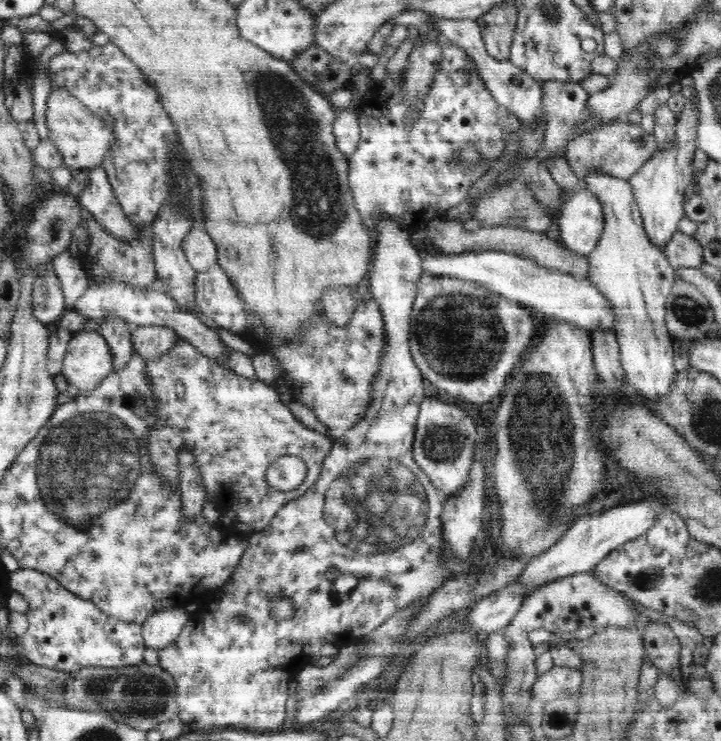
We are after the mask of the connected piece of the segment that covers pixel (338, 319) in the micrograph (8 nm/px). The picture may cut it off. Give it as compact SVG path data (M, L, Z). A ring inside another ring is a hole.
M344 285L326 289L321 296L324 315L328 321L339 327L343 327L349 321L357 303L349 287Z

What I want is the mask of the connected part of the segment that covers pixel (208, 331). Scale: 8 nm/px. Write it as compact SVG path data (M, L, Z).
M108 282L98 285L90 285L88 290L76 301L72 308L89 320L100 320L104 316L119 316L131 326L167 326L173 328L182 340L187 341L199 353L214 361L218 368L228 368L226 358L228 358L229 347L220 339L216 330L208 327L200 319L179 306L169 296L155 287L151 290L137 290L129 284L121 282Z

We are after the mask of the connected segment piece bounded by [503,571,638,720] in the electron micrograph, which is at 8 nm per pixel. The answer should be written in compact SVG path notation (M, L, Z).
M592 571L548 582L531 593L512 622L503 630L509 648L506 653L507 677L503 686L504 715L507 716L507 720L514 720L516 716L526 718L526 714L529 714L532 684L538 678L534 665L536 664L534 645L529 641L530 631L546 629L552 634L560 631L574 632L584 626L593 626L596 630L609 626L636 627L638 612L633 609L631 602L632 599L598 582Z

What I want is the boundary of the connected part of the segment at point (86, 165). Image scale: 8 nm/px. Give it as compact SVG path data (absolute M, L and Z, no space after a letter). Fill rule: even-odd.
M54 87L50 91L47 98L46 123L48 139L57 146L63 164L68 169L91 169L102 166L105 154L113 143L112 129L66 89Z

